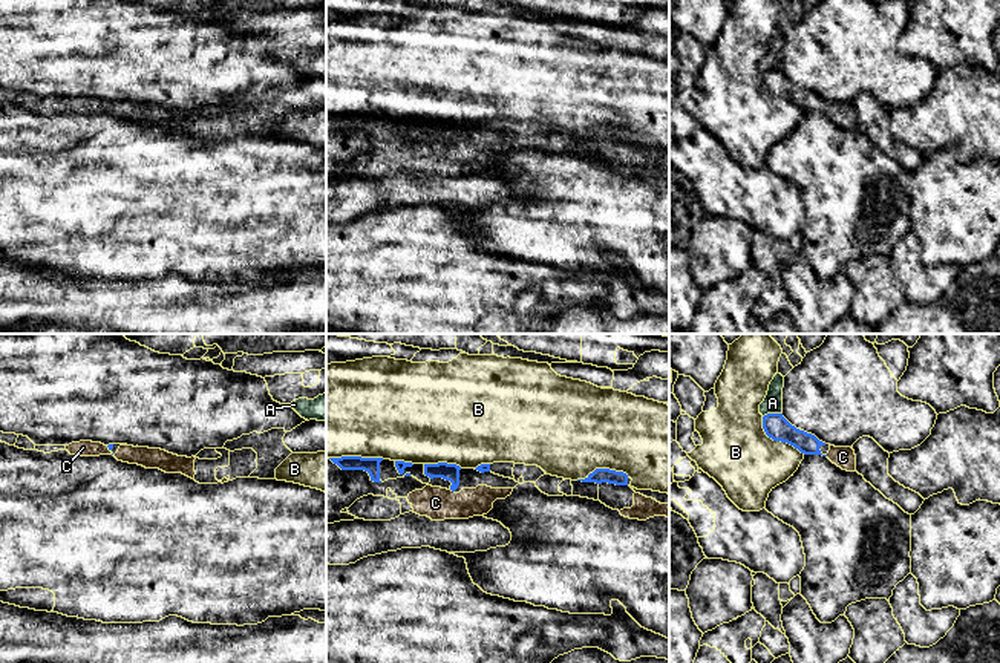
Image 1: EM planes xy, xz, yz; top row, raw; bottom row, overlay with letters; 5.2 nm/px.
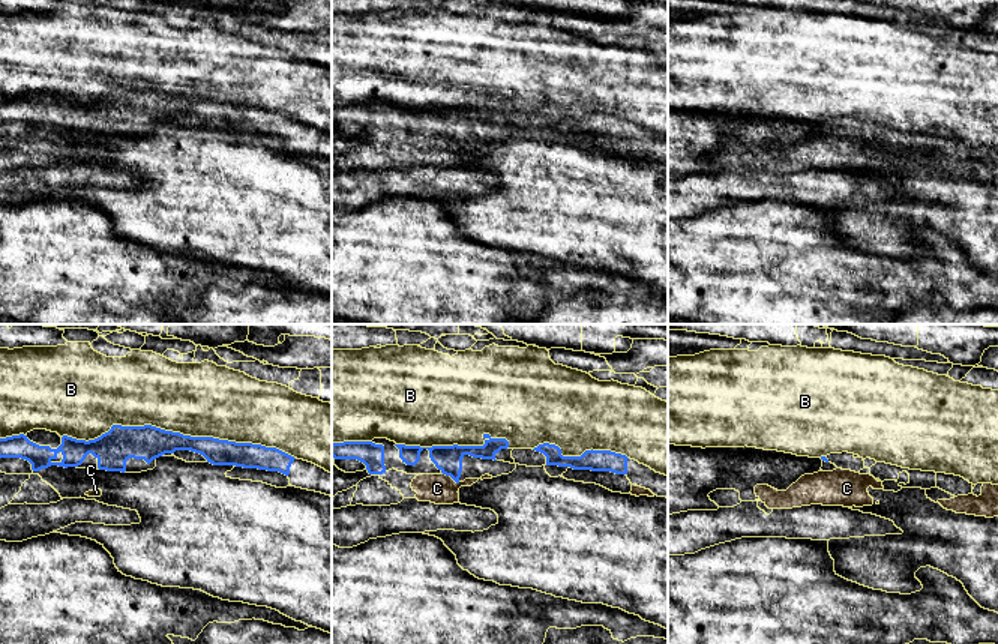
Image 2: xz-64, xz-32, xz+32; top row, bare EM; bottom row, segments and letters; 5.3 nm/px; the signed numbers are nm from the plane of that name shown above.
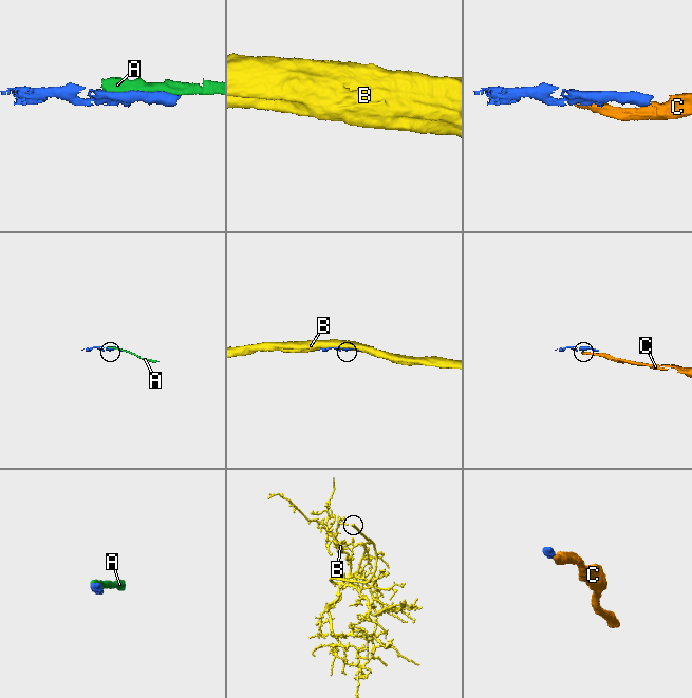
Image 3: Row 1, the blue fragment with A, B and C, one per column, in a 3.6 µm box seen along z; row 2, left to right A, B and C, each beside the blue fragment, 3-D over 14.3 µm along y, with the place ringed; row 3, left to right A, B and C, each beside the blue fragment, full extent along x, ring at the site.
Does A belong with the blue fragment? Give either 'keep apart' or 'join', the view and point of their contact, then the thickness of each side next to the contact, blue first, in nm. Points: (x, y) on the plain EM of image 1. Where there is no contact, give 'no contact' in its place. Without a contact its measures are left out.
keep apart | yz (771, 71) | 130/100 nm

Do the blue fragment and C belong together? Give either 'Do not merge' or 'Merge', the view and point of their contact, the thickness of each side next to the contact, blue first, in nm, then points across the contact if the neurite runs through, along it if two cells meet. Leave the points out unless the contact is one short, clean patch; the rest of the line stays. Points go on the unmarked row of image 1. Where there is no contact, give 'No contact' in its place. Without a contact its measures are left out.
Merge. Touches blue at xz (452, 147). Thickness 100 nm (blue) against 170 nm. Path across: xz (450, 129), (454, 133), (452, 147), (440, 160), (435, 160)

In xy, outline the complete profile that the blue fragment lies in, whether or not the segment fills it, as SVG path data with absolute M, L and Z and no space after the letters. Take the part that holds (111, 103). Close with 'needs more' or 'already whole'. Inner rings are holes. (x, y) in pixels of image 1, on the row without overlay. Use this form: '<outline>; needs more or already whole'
M80 98L72 100L66 103L66 107L70 112L80 112L80 113L100 113L100 112L112 112L113 101L104 103L101 100L92 100L92 98Z; needs more

